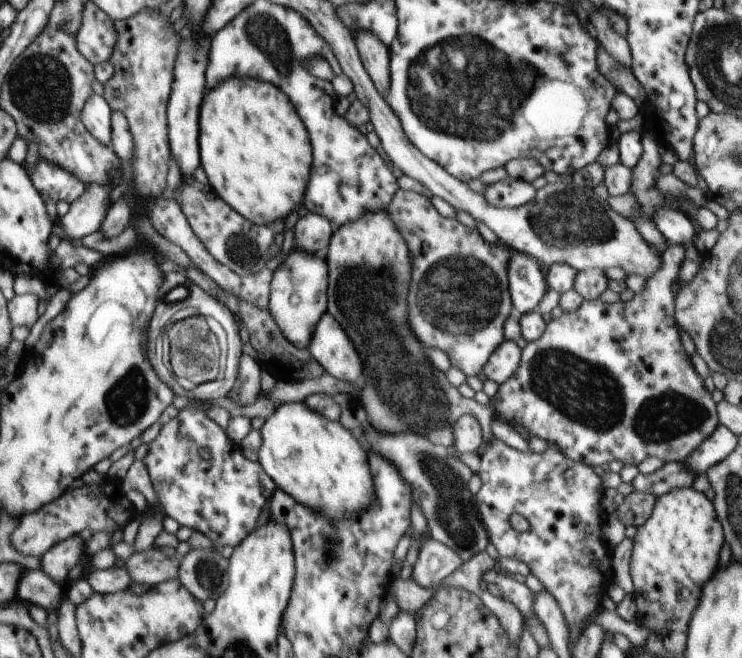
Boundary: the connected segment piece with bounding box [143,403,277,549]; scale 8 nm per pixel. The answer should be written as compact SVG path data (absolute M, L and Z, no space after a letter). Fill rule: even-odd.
M193 403L188 408L179 410L175 418L162 426L156 438L150 442L143 461L165 515L174 518L181 526L208 536L216 549L218 546L237 547L256 528L258 517L276 492L277 486L264 472L260 462L242 455L239 444L226 436L225 430L207 416L206 410L194 407ZM200 450L208 450L210 458L204 460L200 456Z

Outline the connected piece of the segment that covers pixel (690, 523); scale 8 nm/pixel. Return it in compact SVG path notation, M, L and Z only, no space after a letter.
M692 487L670 490L668 494L658 497L650 518L637 529L629 564L634 585L632 594L637 606L636 621L662 638L674 632L688 634L688 624L696 606L700 604L702 586L719 569L720 552L725 543L722 524L718 520L713 502L703 492Z

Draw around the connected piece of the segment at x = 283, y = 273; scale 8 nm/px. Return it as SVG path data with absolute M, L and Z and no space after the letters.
M292 249L281 266L273 271L270 283L268 311L277 322L282 334L299 349L308 348L314 336L316 324L328 310L328 265L322 254L308 254Z

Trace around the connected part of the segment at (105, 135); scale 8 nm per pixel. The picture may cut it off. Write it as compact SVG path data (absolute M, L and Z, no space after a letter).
M96 93L86 100L86 106L82 108L82 121L86 130L109 147L112 147L111 111L106 99Z

